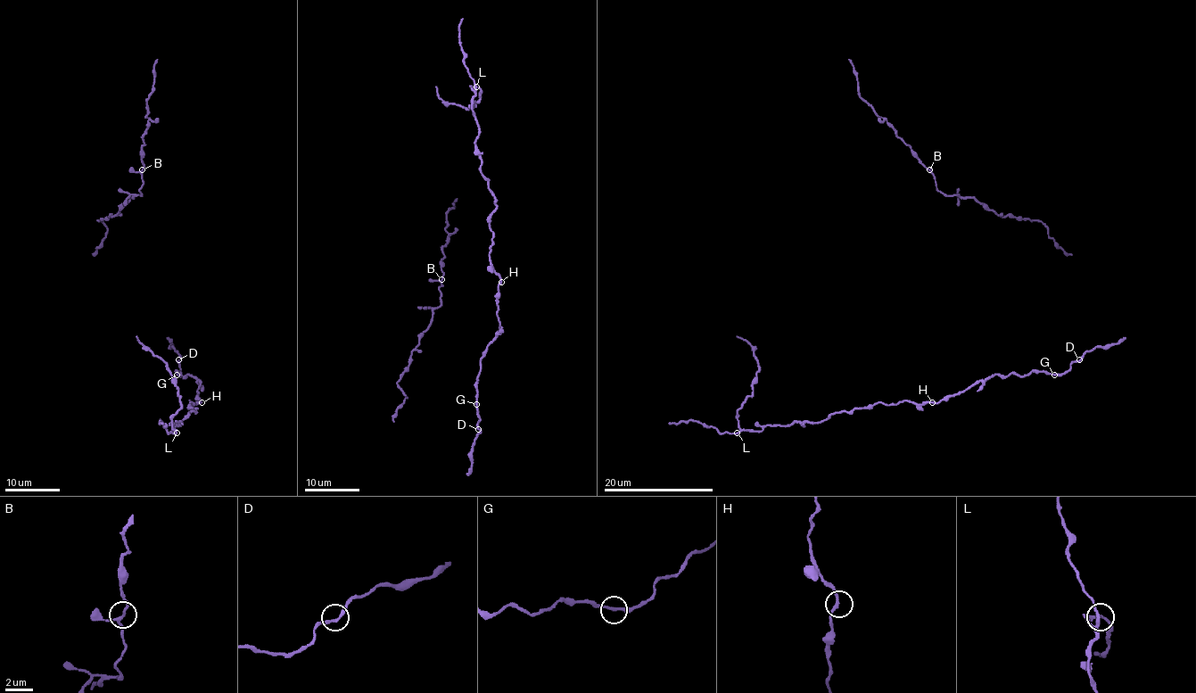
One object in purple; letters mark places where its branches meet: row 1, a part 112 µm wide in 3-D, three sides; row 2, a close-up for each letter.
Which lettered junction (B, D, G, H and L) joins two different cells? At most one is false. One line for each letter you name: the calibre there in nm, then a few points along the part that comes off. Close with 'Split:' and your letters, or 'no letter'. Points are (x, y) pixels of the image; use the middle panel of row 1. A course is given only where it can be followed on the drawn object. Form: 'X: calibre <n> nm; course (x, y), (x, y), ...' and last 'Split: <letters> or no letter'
Split: no letter

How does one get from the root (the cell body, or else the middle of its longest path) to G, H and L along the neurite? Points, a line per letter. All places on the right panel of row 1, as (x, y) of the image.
G: (1079, 361), (1075, 361), (1068, 370), (1054, 375)
H: (1079, 361), (1062, 374), (1031, 370), (1022, 376), (993, 375), (932, 402)
L: (1079, 361), (1062, 374), (993, 375), (938, 402), (877, 402), (833, 413), (816, 423), (795, 421), (737, 433)

